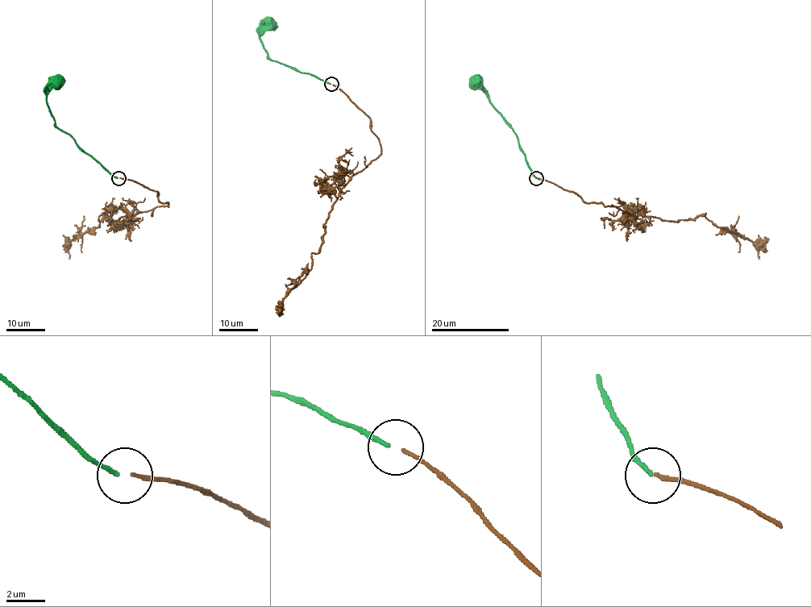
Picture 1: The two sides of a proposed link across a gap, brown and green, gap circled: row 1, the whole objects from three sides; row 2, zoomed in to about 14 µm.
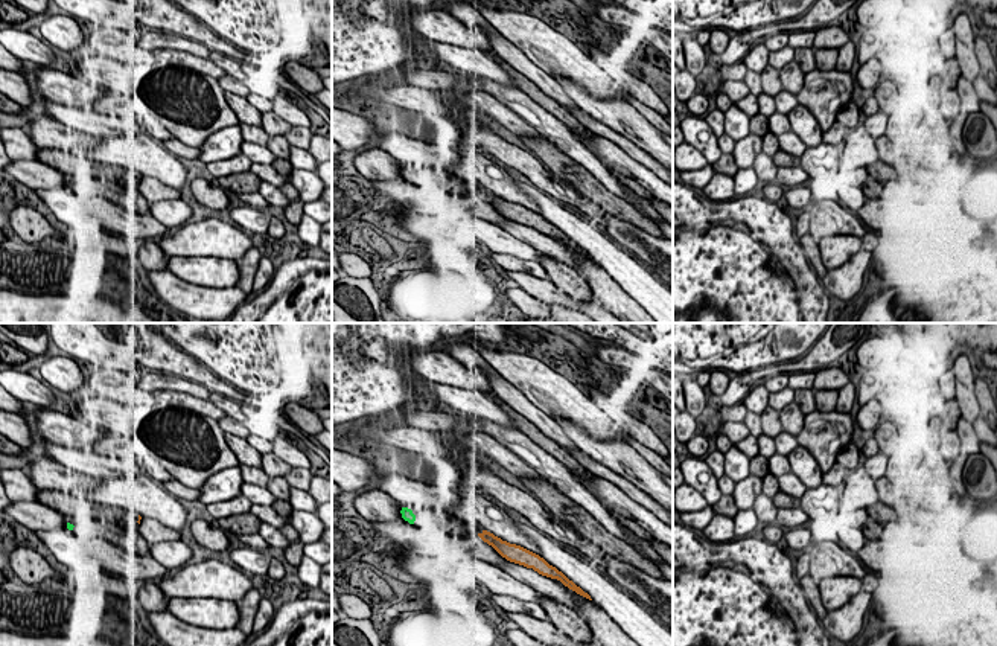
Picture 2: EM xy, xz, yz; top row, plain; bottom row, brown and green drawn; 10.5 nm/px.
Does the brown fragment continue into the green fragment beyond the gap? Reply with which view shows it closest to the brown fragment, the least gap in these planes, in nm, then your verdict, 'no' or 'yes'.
xz | 700 nm | no

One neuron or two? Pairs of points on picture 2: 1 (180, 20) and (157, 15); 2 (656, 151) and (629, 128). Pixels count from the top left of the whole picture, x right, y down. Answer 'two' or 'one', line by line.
1: one
2: one

